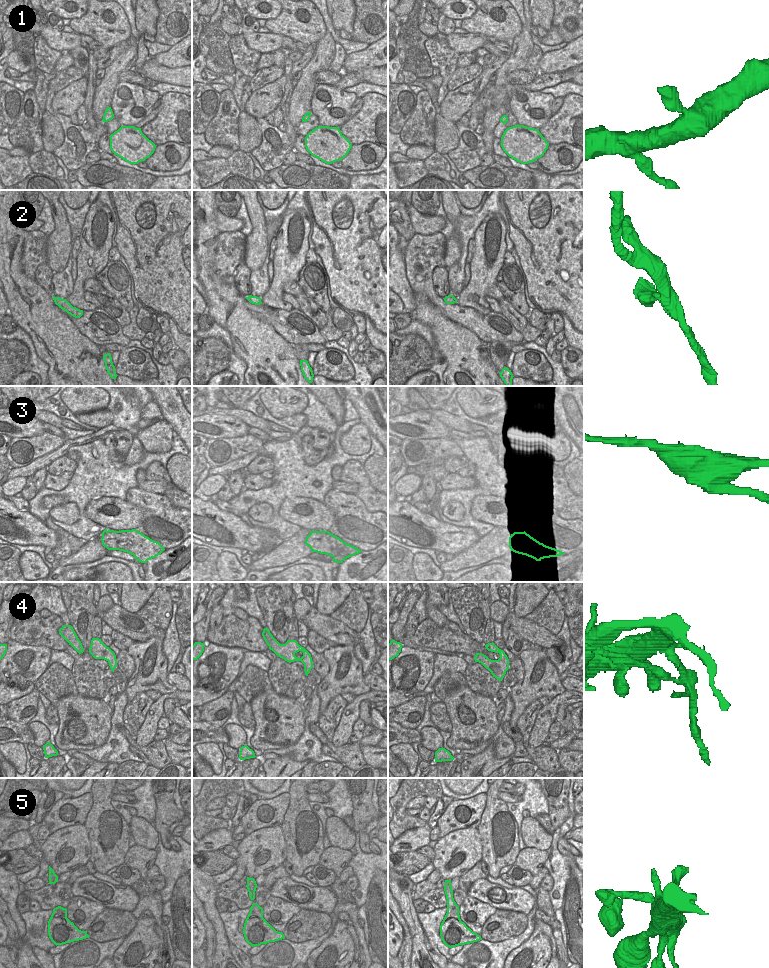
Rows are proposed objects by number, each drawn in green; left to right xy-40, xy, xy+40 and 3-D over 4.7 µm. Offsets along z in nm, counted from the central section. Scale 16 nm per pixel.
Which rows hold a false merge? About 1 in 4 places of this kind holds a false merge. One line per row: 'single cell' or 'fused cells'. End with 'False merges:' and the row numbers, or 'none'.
1: single cell
2: single cell
3: fused cells
4: single cell
5: single cell
False merges: 3

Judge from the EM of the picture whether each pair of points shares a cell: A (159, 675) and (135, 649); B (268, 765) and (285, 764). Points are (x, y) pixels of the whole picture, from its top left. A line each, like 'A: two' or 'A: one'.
A: one
B: one

